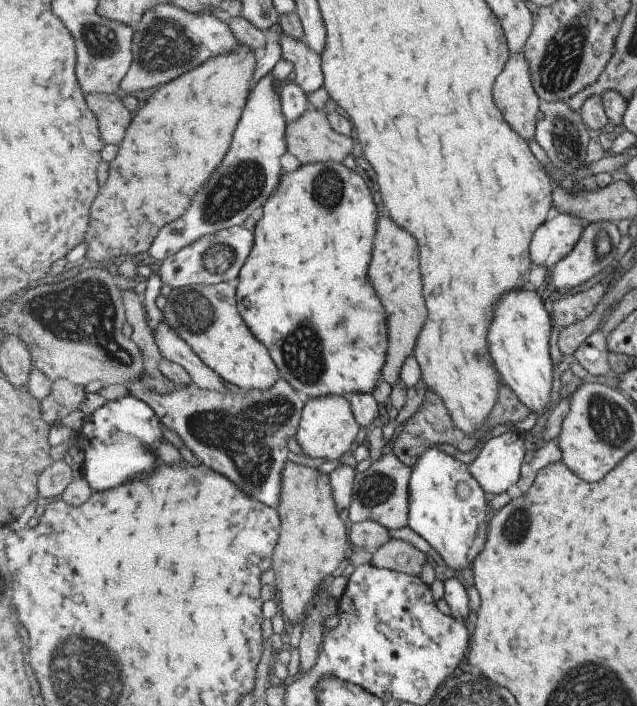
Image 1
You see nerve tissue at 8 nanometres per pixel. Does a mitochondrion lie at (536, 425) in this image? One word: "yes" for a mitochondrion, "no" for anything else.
no

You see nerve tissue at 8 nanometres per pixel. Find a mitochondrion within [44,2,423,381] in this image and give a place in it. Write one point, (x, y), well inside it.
(166, 45)

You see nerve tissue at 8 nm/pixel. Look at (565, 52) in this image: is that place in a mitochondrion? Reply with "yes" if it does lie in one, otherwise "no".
yes

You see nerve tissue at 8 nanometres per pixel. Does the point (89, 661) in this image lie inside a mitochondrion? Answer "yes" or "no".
yes

